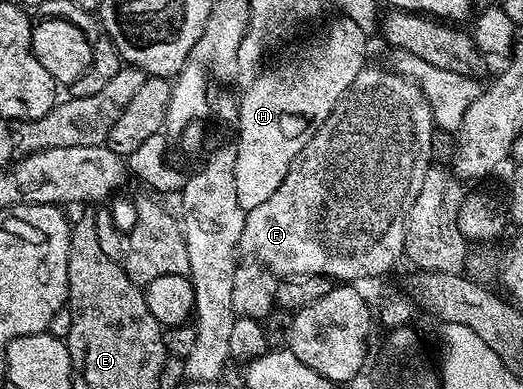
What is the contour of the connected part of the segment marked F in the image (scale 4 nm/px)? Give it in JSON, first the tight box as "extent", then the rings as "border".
{"extent":[239,64,437,284],"border":[[[367,64],[359,76],[353,81],[349,89],[344,92],[343,98],[332,110],[332,114],[321,124],[316,134],[305,144],[305,148],[297,153],[280,187],[265,203],[247,211],[245,228],[239,241],[239,250],[248,259],[264,263],[280,279],[293,276],[309,276],[320,274],[329,276],[339,284],[359,284],[362,278],[379,278],[387,274],[395,266],[398,258],[404,257],[405,220],[413,200],[417,200],[417,192],[421,192],[421,184],[427,173],[431,171],[433,159],[430,148],[430,137],[437,129],[435,121],[431,119],[431,109],[425,96],[419,90],[419,85],[406,78],[404,74],[395,73],[394,69]]]}

